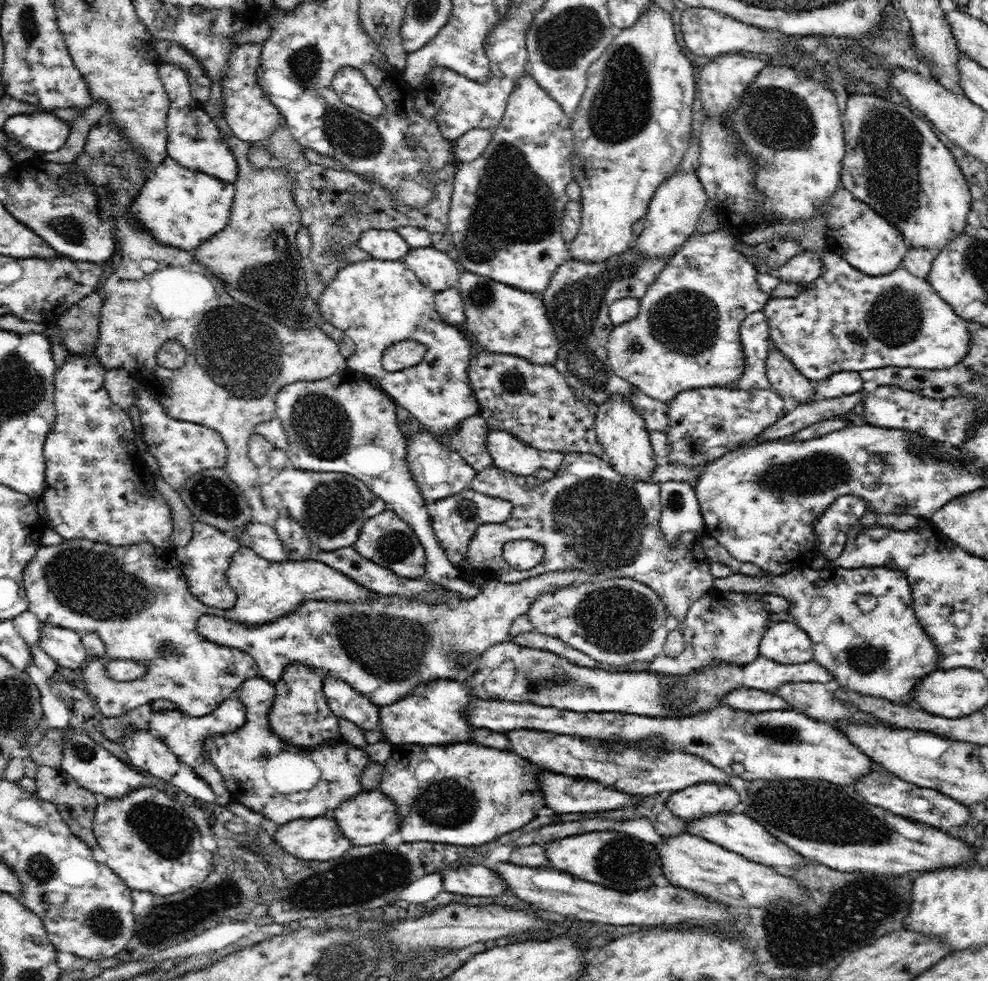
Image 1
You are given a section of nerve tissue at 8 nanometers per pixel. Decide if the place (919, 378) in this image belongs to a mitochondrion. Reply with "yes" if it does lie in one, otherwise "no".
no

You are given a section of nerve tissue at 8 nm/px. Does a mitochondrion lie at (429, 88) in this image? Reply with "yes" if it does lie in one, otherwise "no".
no

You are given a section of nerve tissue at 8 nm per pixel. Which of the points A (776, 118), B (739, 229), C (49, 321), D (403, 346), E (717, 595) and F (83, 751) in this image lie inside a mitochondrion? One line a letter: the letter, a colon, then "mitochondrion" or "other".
A: mitochondrion
B: other
C: other
D: other
E: other
F: mitochondrion

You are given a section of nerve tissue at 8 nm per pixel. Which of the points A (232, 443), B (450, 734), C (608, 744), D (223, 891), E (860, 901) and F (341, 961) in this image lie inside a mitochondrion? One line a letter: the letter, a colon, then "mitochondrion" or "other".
A: other
B: other
C: other
D: other
E: other
F: mitochondrion

